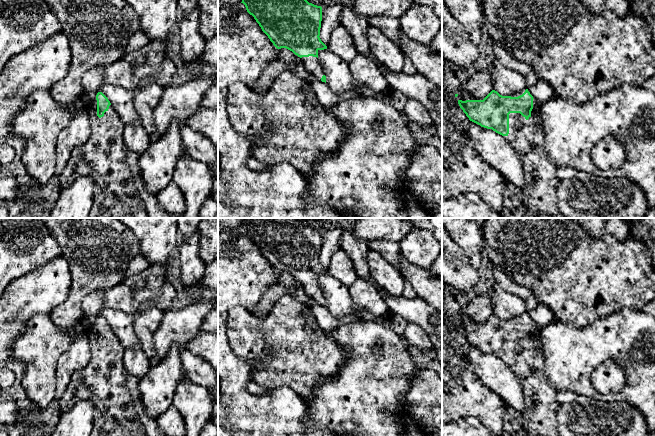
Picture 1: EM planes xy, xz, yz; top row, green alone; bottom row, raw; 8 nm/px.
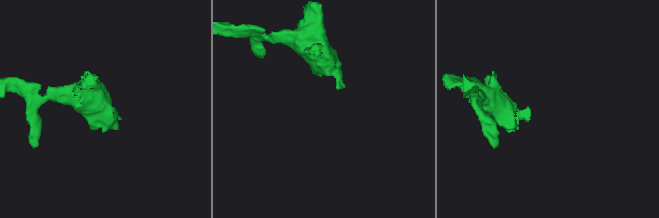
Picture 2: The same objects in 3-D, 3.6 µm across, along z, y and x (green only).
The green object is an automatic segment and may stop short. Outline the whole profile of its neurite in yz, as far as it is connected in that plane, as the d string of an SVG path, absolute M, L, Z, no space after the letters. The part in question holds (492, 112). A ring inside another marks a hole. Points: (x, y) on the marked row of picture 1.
M528 89L502 96L497 91L492 90L483 100L458 100L458 104L470 121L481 127L492 129L502 135L514 149L523 166L525 185L517 187L506 182L503 195L503 210L501 218L566 218L558 206L557 177L558 167L553 163L545 152L544 126L541 118L541 105L533 98Z

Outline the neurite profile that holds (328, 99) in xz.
M316 80L310 83L318 101L326 110L331 110L336 104L352 99L359 98L361 94L359 92L346 92L343 94L334 93L327 83L321 80Z

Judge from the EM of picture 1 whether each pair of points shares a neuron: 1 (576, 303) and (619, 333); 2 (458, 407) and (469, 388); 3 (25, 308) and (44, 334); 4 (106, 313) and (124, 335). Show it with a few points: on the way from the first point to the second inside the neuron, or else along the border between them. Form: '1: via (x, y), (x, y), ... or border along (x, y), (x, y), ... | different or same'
1: border along (621, 309), (601, 316), (590, 324), (577, 327) | different
2: via (458, 402), (466, 393) | same
3: border along (48, 313), (35, 314), (18, 336) | different
4: via (111, 318), (123, 330) | same

